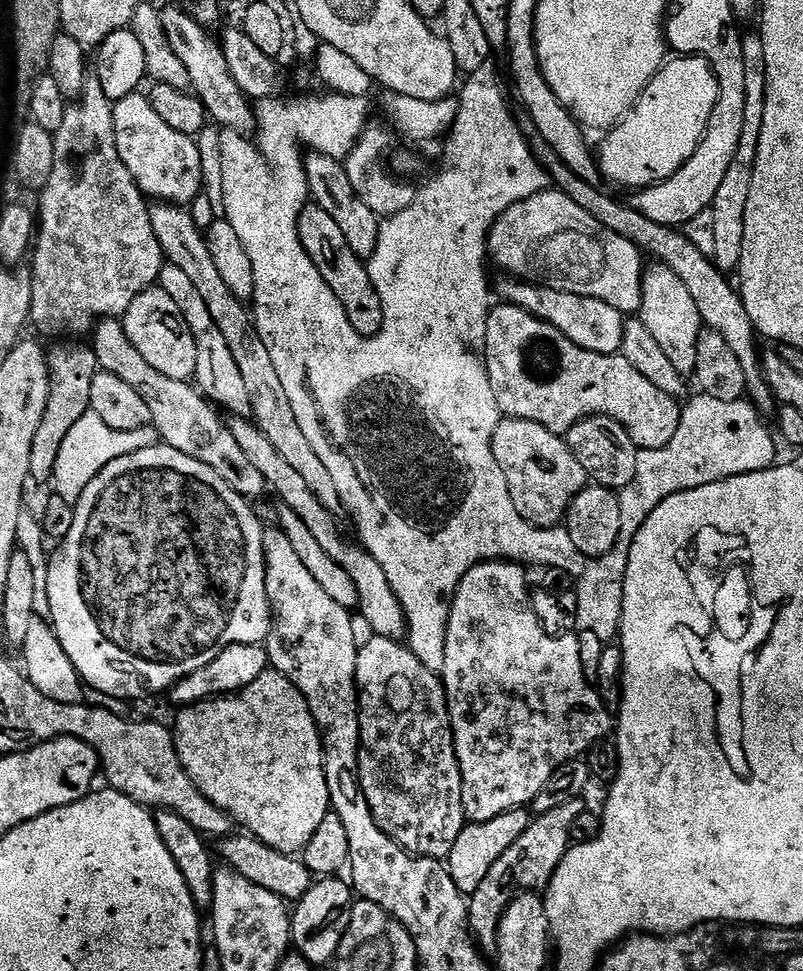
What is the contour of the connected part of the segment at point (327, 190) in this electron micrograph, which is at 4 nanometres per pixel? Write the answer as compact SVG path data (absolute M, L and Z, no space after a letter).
M312 150L303 157L303 162L311 199L318 206L322 206L322 210L326 210L326 214L330 214L330 218L334 218L338 226L342 226L346 246L354 250L358 259L367 262L378 246L381 217L376 216L374 210L370 210L370 206L366 206L362 198L358 198L358 194L354 194L354 186L350 186L350 177L344 169L344 161Z

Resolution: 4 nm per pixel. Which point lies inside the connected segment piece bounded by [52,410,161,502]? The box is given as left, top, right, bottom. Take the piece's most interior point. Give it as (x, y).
(91, 445)

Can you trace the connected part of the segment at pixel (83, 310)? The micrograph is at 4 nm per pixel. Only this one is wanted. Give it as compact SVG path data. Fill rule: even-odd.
M94 78L89 79L82 99L67 105L62 126L53 135L54 166L48 184L38 196L40 198L40 212L38 208L38 231L34 236L34 256L36 252L36 258L32 262L32 268L30 267L32 278L30 320L33 325L36 323L37 330L44 336L80 338L83 337L80 336L83 332L85 334L91 333L101 320L123 317L124 312L130 310L130 302L134 302L134 298L138 298L138 294L142 294L147 288L153 287L159 281L160 272L166 263L162 246L158 246L158 238L154 234L154 226L150 226L149 201L134 182L134 174L130 174L130 170L126 170L126 162L122 162L122 154L118 154L113 107L113 101L108 100L102 90L102 82L98 82Z

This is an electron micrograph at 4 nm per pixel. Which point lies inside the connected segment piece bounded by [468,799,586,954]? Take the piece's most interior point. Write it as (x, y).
(527, 866)

